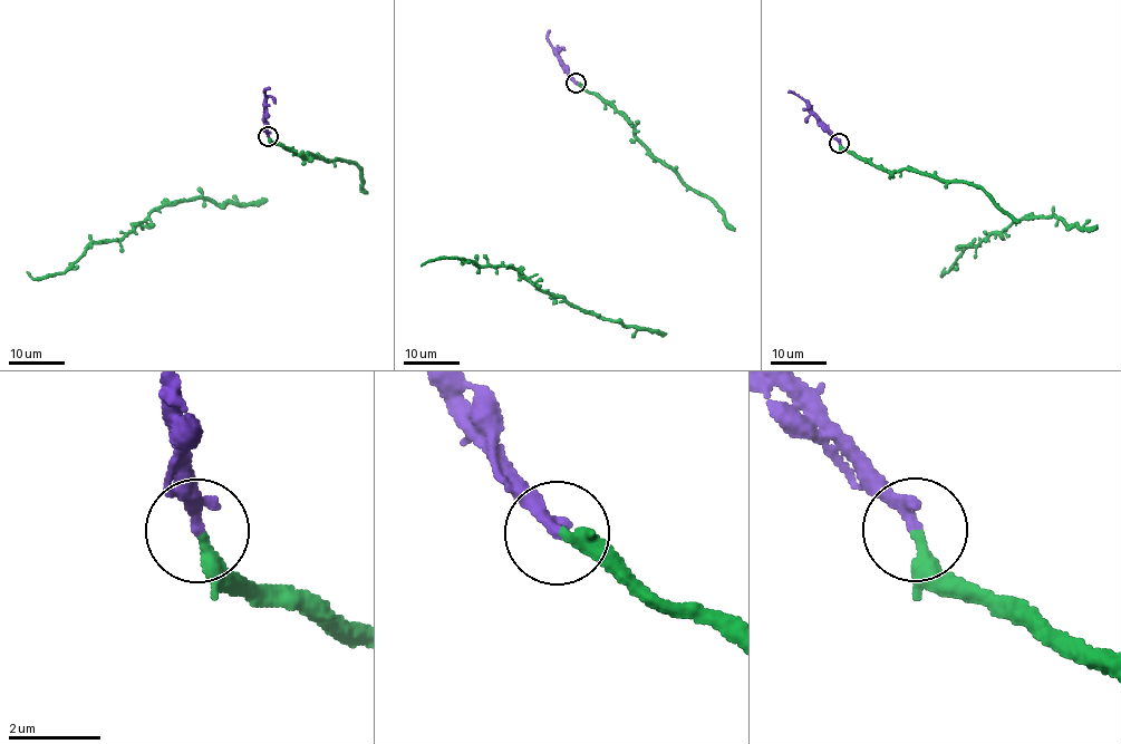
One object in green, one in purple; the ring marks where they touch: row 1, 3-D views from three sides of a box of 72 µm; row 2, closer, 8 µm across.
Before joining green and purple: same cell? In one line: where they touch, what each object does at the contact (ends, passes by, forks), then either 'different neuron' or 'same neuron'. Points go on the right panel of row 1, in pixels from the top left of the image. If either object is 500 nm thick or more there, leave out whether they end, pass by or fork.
(839, 143) | green ends | purple ends | same neuron

